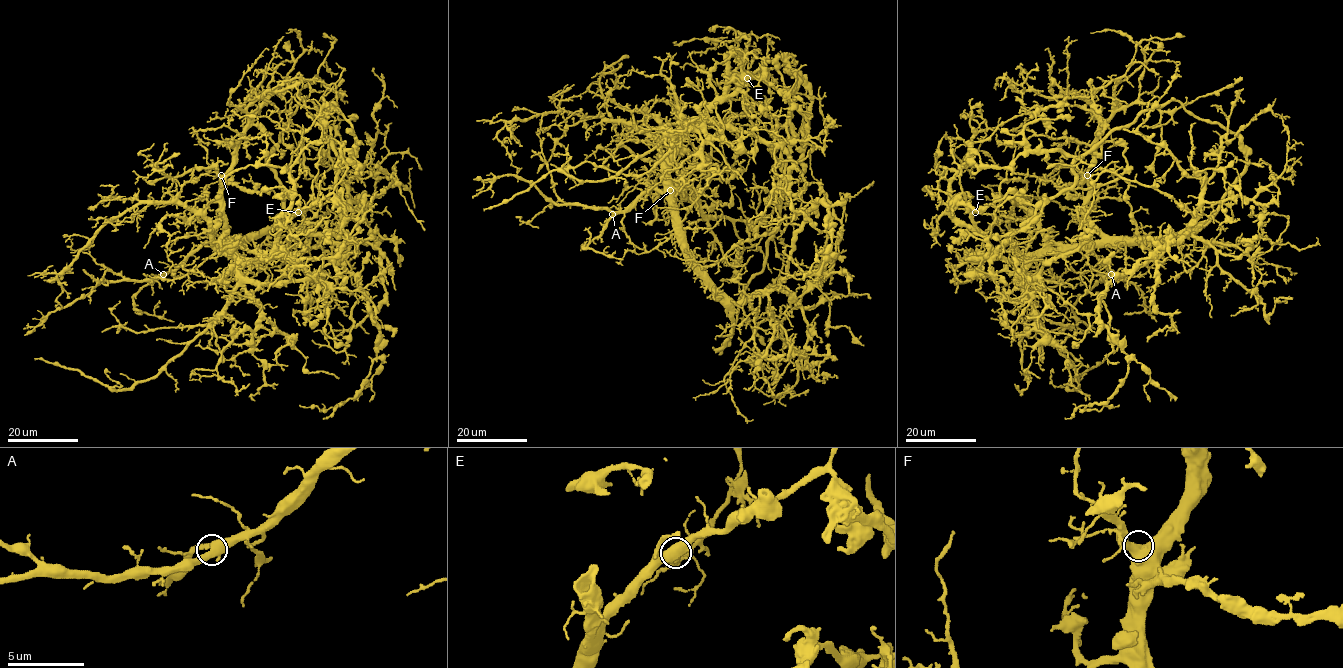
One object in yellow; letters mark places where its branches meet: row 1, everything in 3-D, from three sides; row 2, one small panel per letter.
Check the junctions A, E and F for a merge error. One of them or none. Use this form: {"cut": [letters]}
{"cut": []}

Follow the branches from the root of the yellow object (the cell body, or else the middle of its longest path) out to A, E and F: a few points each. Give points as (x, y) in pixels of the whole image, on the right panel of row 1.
A: (1123, 239), (1101, 239), (1086, 243), (1111, 274)
E: (1123, 239), (1063, 250), (1035, 250), (1023, 257), (1006, 258), (994, 250), (975, 225), (972, 218), (975, 212)
F: (1123, 239), (1107, 237), (1088, 215), (1087, 175)

